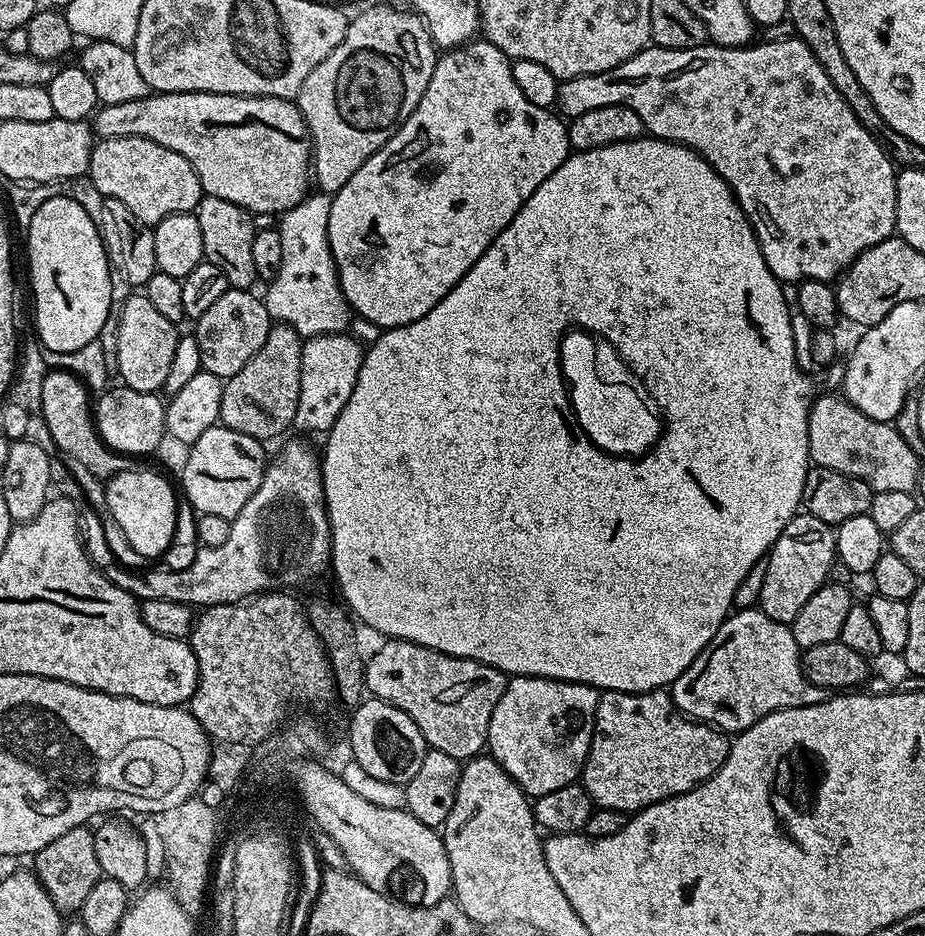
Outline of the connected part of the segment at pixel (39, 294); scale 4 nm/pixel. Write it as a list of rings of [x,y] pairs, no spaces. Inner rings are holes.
[[[61,194],[50,198],[50,202],[45,202],[43,206],[38,206],[38,214],[34,214],[34,222],[30,222],[30,230],[26,233],[28,240],[28,272],[32,275],[32,296],[36,299],[36,332],[40,335],[43,346],[50,352],[73,352],[82,350],[90,342],[99,340],[100,332],[103,330],[103,324],[108,318],[108,311],[111,308],[111,280],[110,265],[108,262],[108,253],[104,251],[104,239],[100,236],[100,229],[97,221],[79,204],[76,200],[71,200],[67,194]]]

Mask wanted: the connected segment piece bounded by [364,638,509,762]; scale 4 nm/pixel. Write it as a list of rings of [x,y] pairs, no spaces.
[[[388,638],[383,643],[372,657],[367,657],[364,688],[375,699],[385,700],[414,718],[414,726],[422,730],[428,748],[442,750],[442,754],[461,762],[481,755],[488,743],[490,714],[494,714],[509,677],[494,666],[442,654],[414,642]]]

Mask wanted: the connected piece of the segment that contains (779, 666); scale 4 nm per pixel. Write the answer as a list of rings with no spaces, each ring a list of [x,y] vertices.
[[[759,606],[742,608],[733,611],[718,626],[718,634],[710,638],[710,642],[682,670],[678,679],[670,685],[670,695],[679,712],[698,720],[702,724],[710,724],[725,734],[739,734],[746,731],[754,722],[766,718],[766,714],[774,714],[778,710],[797,708],[798,706],[814,706],[827,700],[830,692],[827,688],[814,686],[806,678],[800,665],[801,653],[790,646],[789,625],[774,622]]]

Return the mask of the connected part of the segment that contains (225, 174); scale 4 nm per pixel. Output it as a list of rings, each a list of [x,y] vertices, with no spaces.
[[[158,92],[138,98],[134,102],[114,102],[97,107],[94,113],[94,132],[102,140],[106,138],[130,138],[131,136],[150,138],[150,142],[158,142],[162,146],[174,150],[174,154],[182,154],[182,158],[186,158],[186,162],[190,162],[190,166],[194,166],[194,174],[198,174],[200,191],[204,196],[226,198],[226,202],[234,202],[234,206],[242,206],[247,212],[253,214],[259,214],[259,212],[283,214],[286,210],[298,206],[298,202],[302,202],[310,192],[312,141],[308,138],[306,122],[292,100],[283,100],[273,96],[219,96],[213,92]]]

